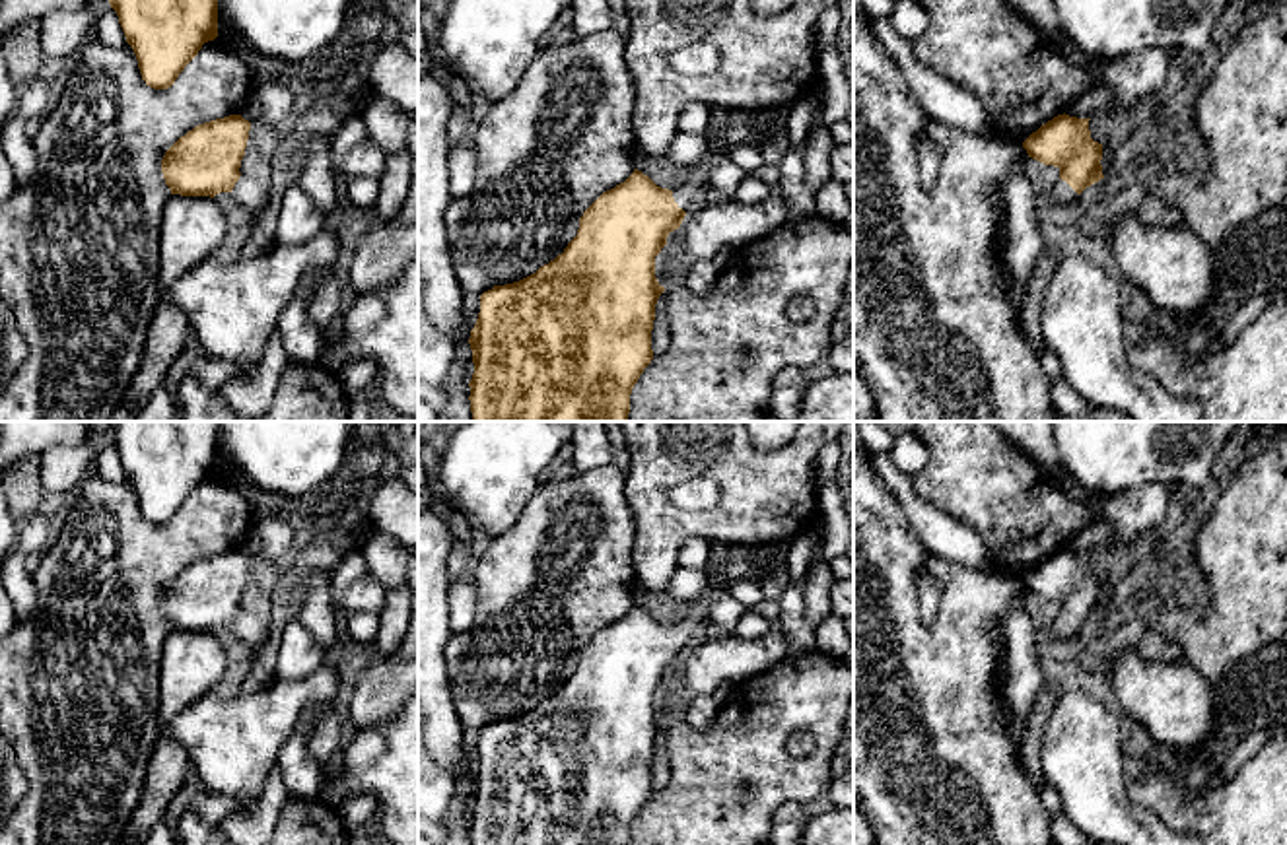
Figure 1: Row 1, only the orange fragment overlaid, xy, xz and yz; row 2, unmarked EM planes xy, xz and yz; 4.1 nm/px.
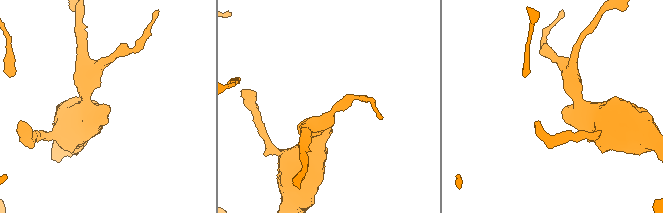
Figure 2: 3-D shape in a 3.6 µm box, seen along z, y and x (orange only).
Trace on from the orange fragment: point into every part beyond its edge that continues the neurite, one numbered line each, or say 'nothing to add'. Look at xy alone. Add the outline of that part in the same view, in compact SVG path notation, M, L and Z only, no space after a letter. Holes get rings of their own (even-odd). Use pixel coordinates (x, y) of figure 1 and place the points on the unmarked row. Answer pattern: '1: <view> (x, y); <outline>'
1: xy (249, 628); M239 612L233 625L229 627L235 637L247 643L255 653L268 639L268 622L261 620L255 612Z

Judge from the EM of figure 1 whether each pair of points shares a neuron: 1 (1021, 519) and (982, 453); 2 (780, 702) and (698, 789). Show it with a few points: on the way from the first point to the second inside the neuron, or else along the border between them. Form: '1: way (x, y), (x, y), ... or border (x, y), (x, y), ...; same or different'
1: way (1009, 504), (982, 476), (982, 469); same
2: way (759, 723), (720, 768); same

